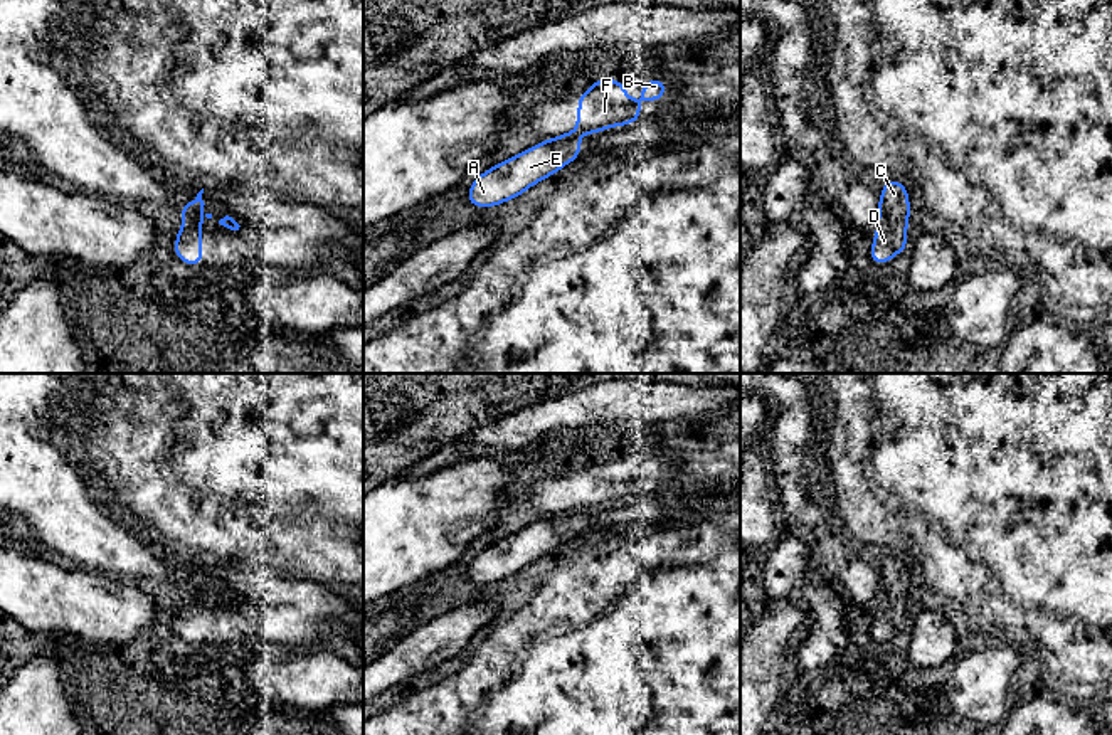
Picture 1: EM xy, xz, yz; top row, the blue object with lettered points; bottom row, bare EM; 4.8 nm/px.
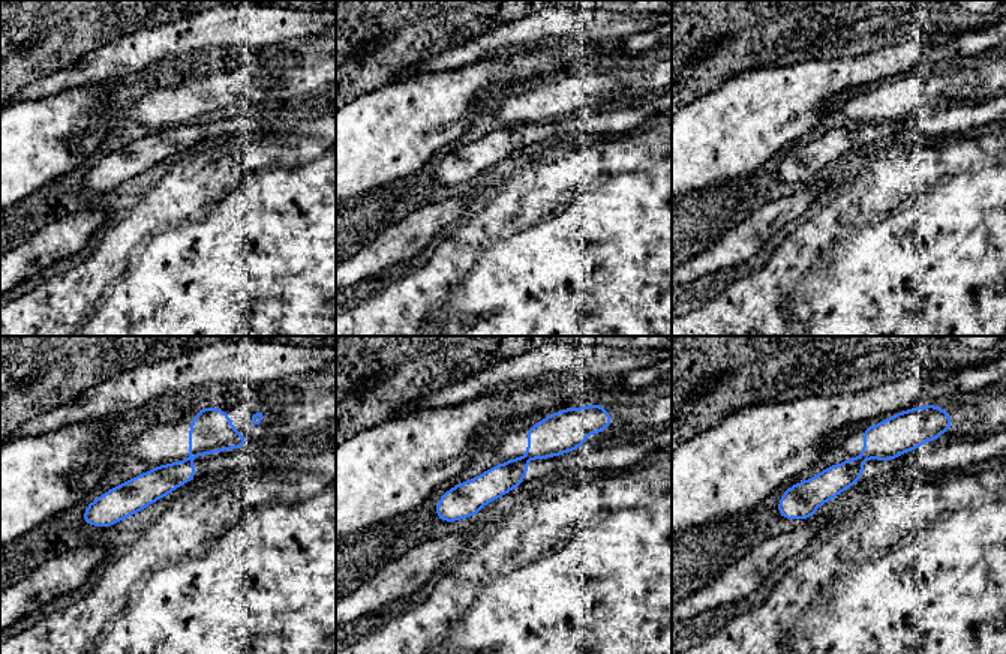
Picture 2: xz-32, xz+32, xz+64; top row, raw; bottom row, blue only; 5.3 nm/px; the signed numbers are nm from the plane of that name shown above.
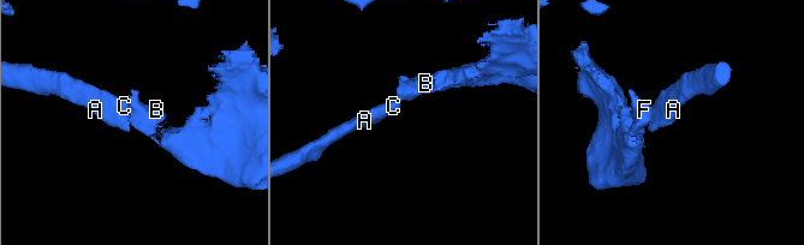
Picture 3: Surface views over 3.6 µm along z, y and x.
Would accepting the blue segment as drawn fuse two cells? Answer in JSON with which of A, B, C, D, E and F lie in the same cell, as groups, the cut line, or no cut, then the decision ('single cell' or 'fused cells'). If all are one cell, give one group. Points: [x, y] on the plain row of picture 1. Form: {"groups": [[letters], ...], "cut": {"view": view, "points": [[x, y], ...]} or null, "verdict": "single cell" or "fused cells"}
{"groups": [["A", "C", "D", "E"], ["B", "F"]], "cut": {"view": "xz", "points": [[572, 510], [579, 512]]}, "verdict": "fused cells"}

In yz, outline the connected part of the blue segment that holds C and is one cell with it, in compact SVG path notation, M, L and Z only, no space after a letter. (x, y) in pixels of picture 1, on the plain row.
M887 557L882 563L876 609L870 627L875 641L890 639L898 629L907 627L907 605L910 594L908 568L902 558Z

